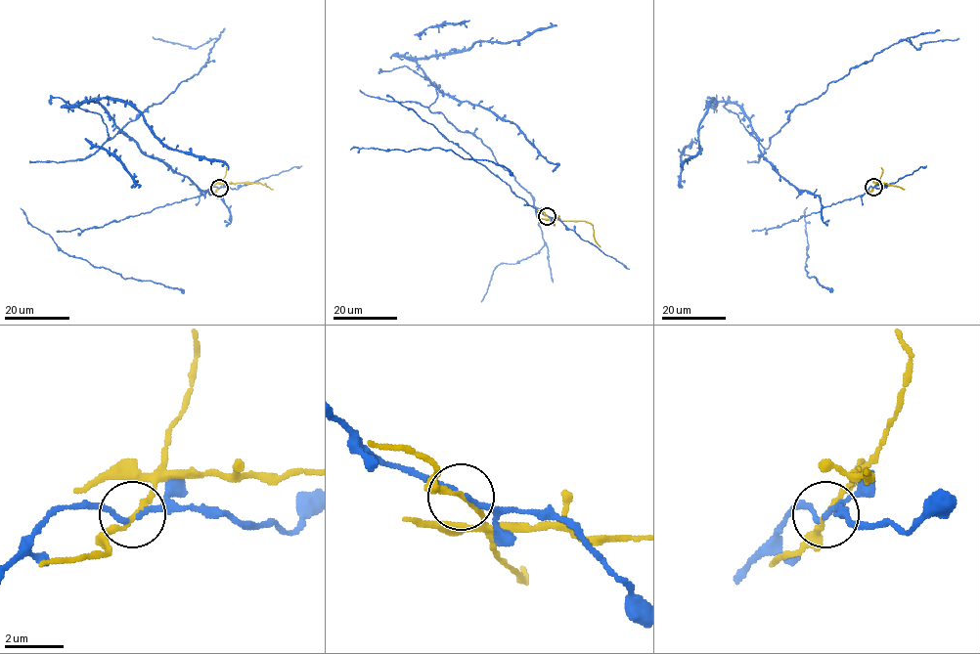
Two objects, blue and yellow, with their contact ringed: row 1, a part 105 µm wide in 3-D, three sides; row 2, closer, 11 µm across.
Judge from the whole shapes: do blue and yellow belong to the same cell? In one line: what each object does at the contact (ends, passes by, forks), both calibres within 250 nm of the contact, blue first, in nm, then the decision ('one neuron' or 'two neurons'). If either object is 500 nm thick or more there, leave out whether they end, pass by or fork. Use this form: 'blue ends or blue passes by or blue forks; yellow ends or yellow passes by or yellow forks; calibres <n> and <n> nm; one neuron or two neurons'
blue passes by; yellow passes by; calibres 160 and 150 nm; two neurons

